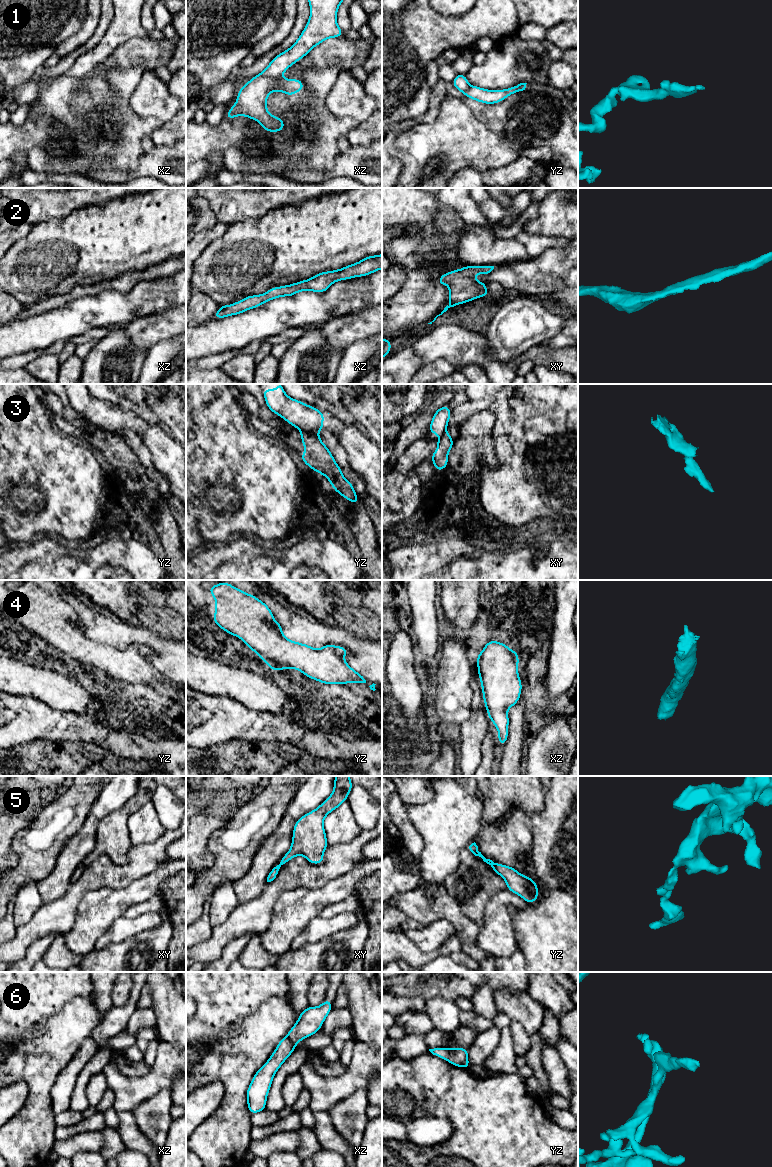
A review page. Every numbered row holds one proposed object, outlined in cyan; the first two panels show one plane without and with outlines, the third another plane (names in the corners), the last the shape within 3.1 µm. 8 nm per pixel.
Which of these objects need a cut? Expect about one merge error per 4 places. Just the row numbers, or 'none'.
1, 3

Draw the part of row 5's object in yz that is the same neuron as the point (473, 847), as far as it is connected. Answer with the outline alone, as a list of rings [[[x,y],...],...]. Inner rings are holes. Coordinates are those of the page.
[[[475,842],[469,846],[469,849],[475,856],[481,857],[484,862],[490,865],[493,871],[505,880],[509,891],[523,898],[526,903],[533,903],[538,900],[539,889],[533,879],[527,875],[521,875],[513,867],[494,863],[492,860],[486,859],[481,852],[478,851],[478,846]]]

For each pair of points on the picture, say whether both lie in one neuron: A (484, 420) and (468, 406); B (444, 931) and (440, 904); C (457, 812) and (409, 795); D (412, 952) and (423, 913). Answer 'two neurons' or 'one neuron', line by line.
A: two neurons
B: two neurons
C: two neurons
D: two neurons

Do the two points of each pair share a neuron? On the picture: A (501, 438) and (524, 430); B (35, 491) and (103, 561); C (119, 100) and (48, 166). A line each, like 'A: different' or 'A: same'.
A: same
B: different
C: different

